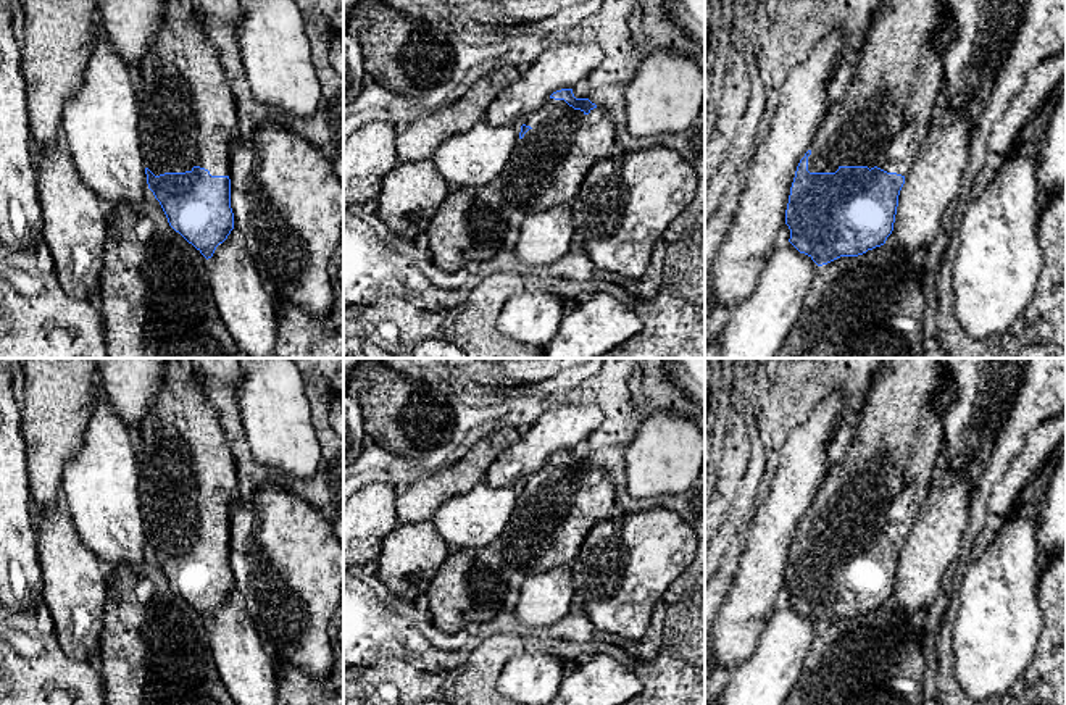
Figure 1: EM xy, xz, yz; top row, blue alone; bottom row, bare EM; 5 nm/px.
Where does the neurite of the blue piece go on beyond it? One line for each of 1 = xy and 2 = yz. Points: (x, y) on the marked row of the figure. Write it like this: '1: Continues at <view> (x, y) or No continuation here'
1: Continues at xy (187, 116)
2: Continues at yz (882, 120)

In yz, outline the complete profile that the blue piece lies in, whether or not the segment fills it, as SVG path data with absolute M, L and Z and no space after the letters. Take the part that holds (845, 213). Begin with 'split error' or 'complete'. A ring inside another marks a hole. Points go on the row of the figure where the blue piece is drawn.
split error | M881 0L874 11L855 74L843 97L829 106L790 187L789 242L818 266L863 255L892 234L905 176L919 156L940 103L940 50L956 35L955 24L940 31L942 21L940 0Z

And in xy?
split error | M164 0L161 27L134 77L148 189L169 226L208 260L234 229L229 174L231 148L240 136L240 126L218 50L200 15L181 0Z

